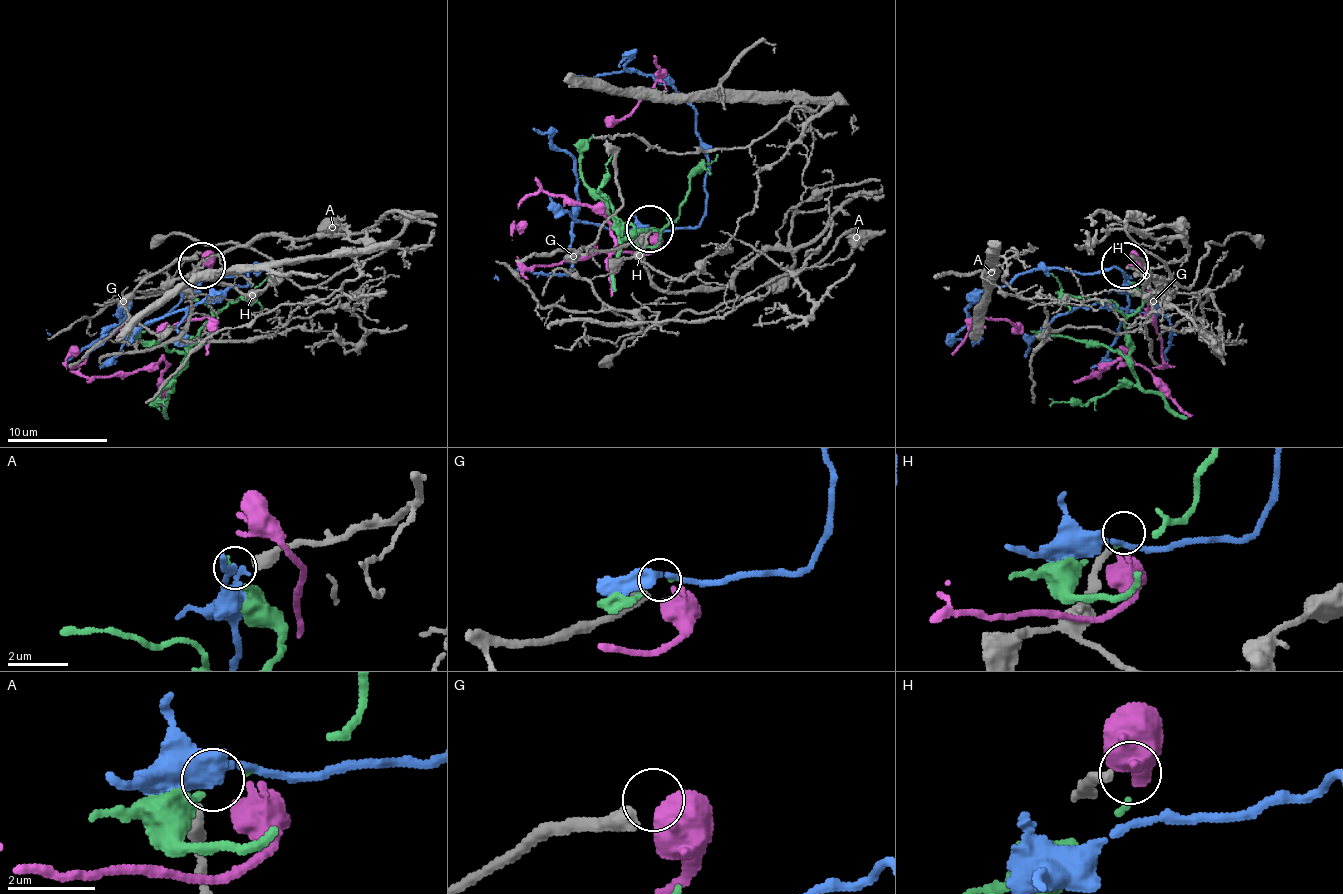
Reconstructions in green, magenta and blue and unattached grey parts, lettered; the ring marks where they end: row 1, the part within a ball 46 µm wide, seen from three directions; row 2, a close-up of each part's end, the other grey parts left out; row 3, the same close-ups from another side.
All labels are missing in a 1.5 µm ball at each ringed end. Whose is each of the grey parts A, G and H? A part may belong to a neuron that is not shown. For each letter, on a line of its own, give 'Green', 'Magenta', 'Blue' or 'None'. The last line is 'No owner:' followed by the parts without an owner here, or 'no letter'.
A: None
G: None
H: None
No owner: A, G, H

